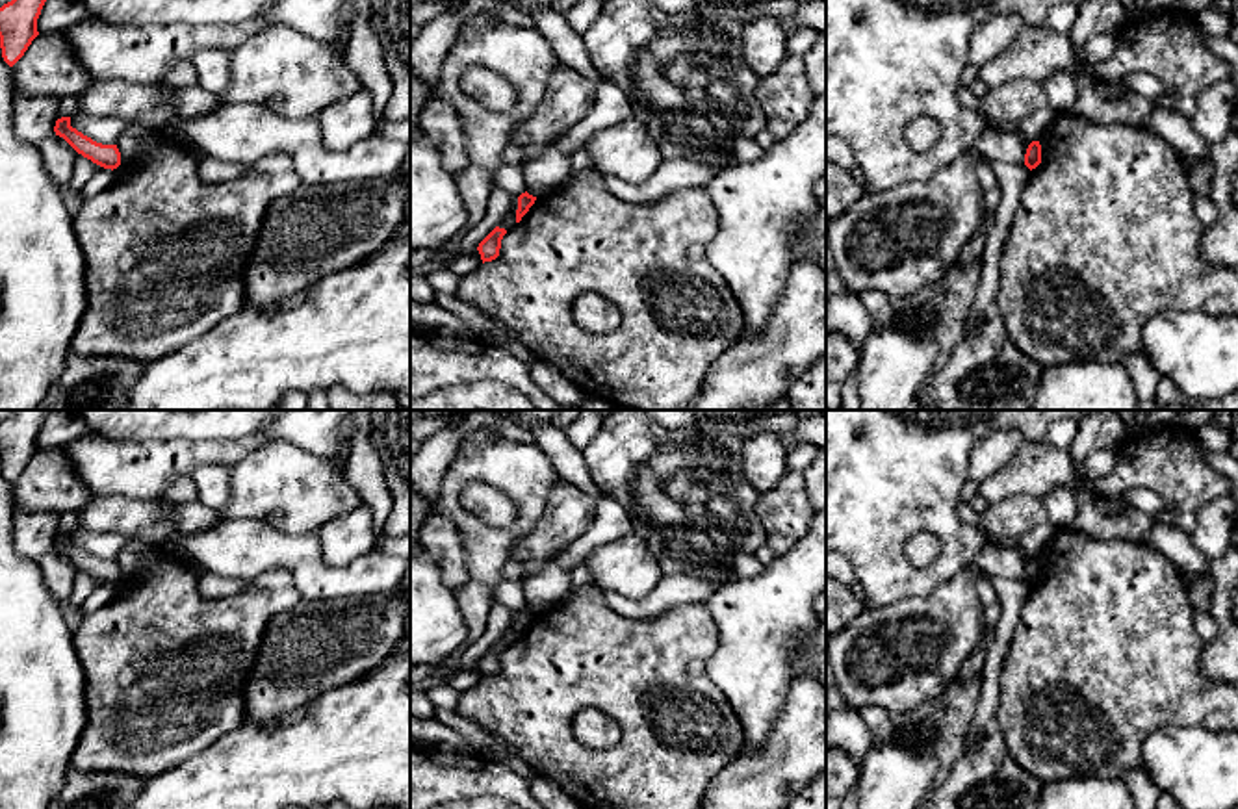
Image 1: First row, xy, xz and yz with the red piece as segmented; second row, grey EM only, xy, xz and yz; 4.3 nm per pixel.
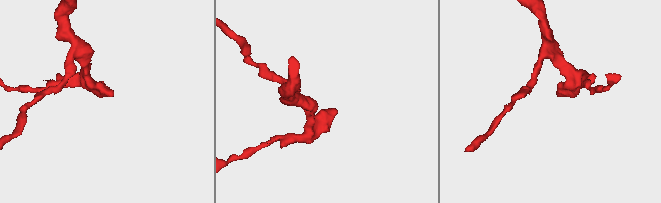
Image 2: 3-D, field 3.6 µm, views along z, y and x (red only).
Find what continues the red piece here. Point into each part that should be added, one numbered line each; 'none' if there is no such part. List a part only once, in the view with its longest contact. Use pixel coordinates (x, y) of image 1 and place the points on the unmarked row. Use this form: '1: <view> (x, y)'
none

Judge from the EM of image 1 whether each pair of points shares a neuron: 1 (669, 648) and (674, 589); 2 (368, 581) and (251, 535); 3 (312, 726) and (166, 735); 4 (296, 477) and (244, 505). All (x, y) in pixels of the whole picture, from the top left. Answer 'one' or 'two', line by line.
1: two
2: one
3: two
4: one

